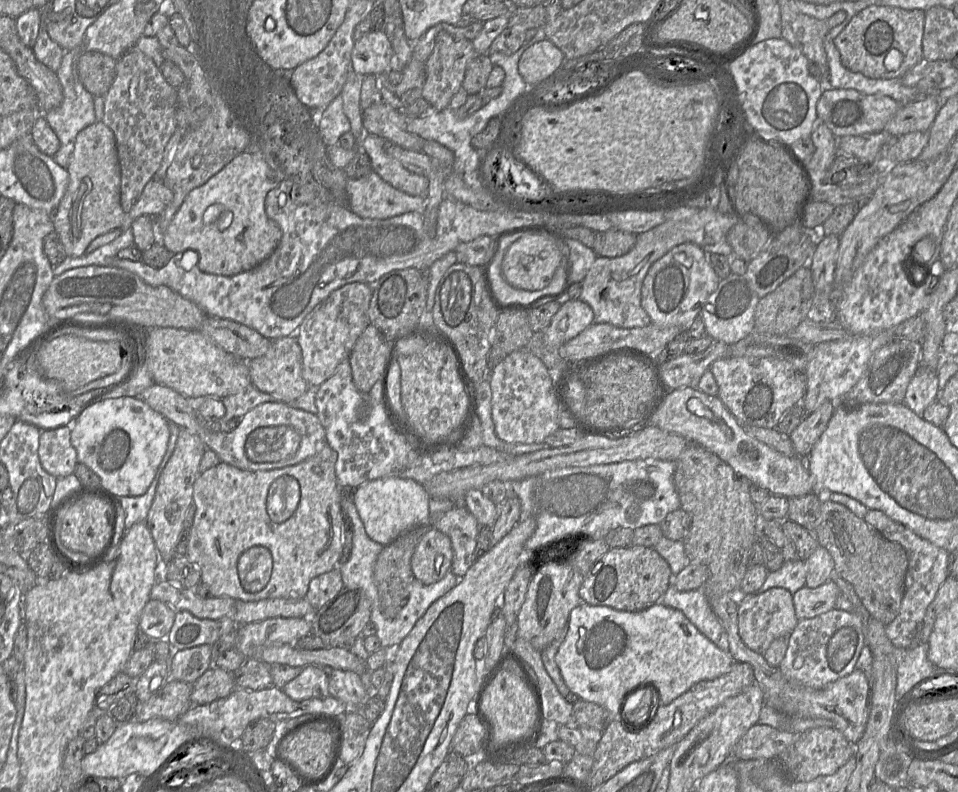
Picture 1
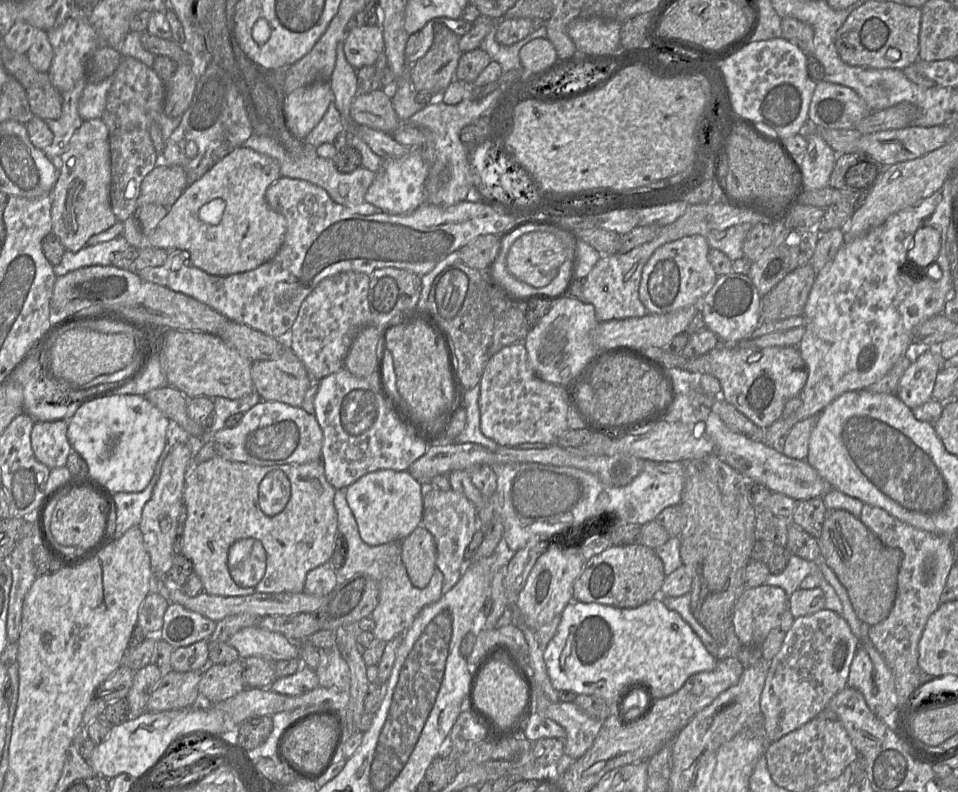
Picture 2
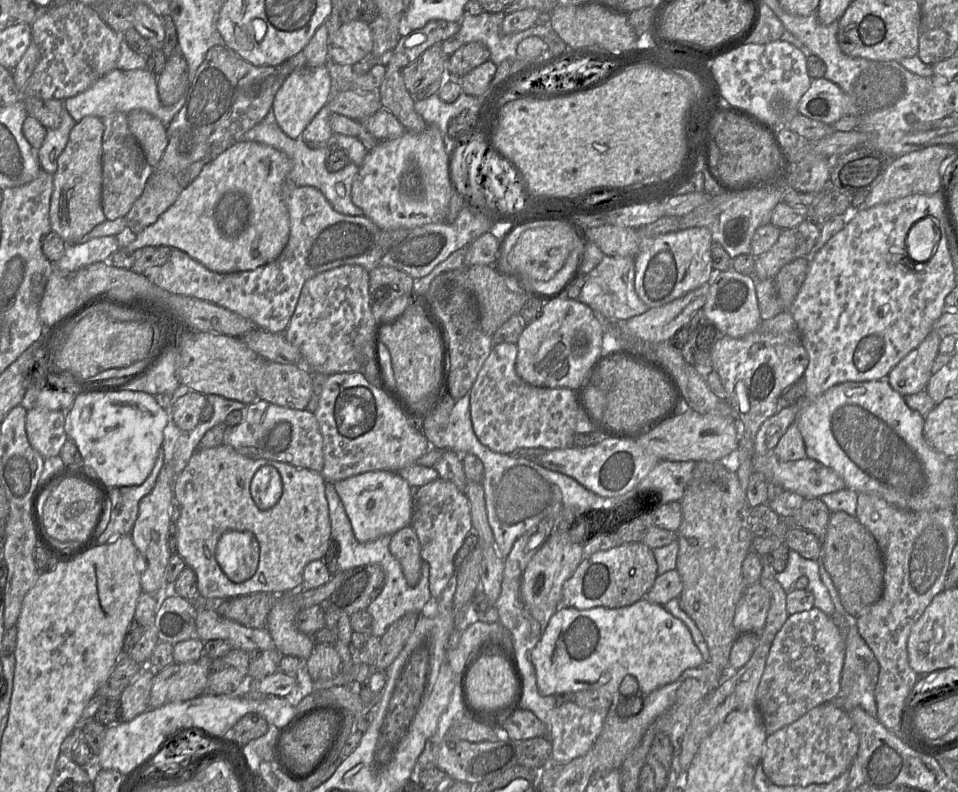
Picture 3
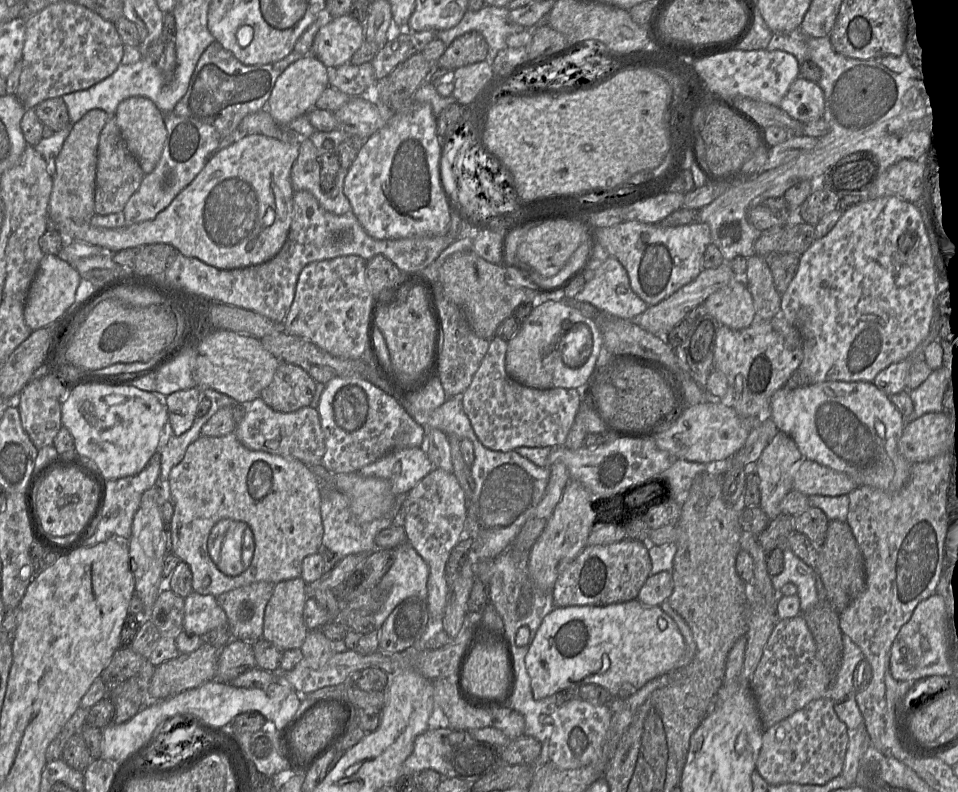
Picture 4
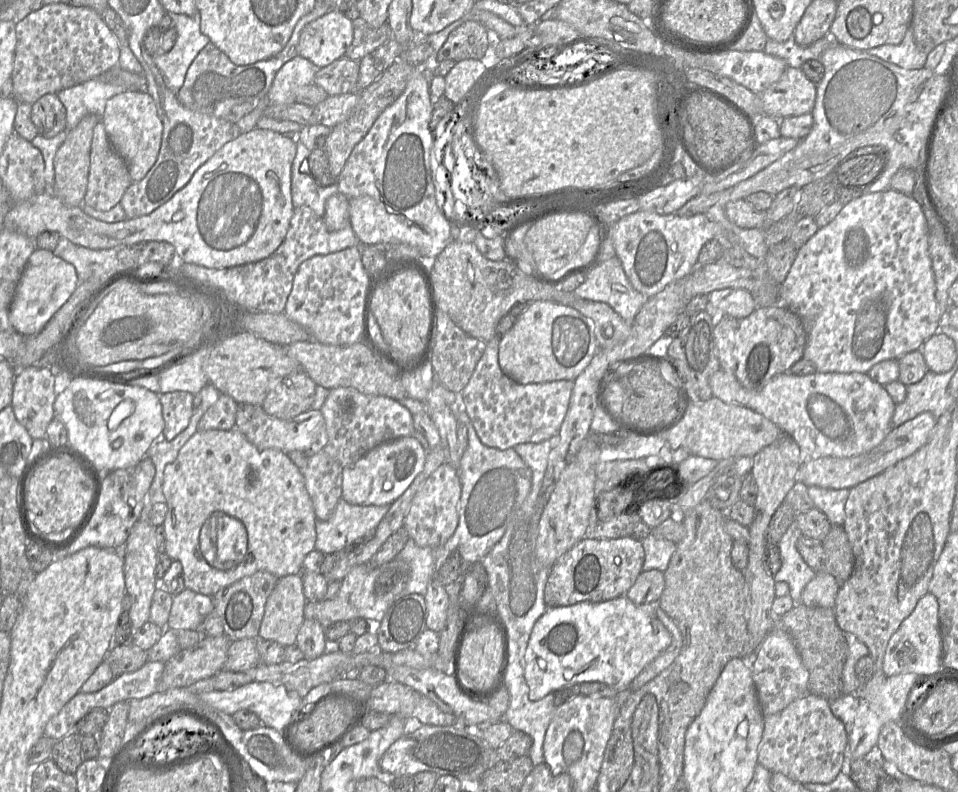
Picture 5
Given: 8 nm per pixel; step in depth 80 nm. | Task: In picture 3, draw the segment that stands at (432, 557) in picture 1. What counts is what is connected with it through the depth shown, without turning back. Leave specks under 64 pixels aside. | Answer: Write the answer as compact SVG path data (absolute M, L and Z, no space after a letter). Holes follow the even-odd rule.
M409 525L391 536L390 552L400 562L403 574L410 586L421 578L421 549L415 530Z

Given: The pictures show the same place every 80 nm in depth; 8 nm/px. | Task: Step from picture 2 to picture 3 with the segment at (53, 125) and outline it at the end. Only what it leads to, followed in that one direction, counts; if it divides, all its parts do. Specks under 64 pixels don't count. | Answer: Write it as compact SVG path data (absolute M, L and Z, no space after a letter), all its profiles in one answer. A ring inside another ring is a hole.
M63 106L62 122L57 129L47 130L41 147L35 151L41 170L54 175L57 170L57 158L63 152L69 139L70 131L77 122Z

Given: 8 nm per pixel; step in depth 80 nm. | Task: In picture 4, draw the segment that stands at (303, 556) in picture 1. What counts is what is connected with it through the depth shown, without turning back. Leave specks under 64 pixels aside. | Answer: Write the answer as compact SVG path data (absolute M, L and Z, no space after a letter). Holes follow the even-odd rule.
M234 433L222 437L200 436L189 445L182 461L170 472L170 497L174 503L174 513L169 523L172 540L172 552L189 565L193 580L193 591L201 595L219 595L230 590L247 586L255 582L270 582L277 584L301 576L302 561L311 554L320 550L323 525L321 520L321 482L312 472L310 467L298 460L270 454L264 451L250 450L243 446Z

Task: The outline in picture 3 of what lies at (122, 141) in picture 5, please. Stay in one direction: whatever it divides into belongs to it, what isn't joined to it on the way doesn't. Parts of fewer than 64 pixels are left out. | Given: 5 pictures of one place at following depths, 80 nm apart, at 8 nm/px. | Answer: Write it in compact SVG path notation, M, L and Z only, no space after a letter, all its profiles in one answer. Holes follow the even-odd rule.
M132 110L127 114L128 127L145 158L153 168L158 164L168 144L167 126L154 115Z

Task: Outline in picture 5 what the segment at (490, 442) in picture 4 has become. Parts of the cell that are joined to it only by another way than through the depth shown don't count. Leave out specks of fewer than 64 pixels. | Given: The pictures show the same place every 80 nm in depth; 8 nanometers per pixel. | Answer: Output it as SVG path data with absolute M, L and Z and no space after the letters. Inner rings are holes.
M500 337L487 343L486 349L466 385L459 393L459 404L468 414L480 441L499 450L517 444L540 443L555 436L569 408L574 387L571 380L520 384L506 376L498 362Z

